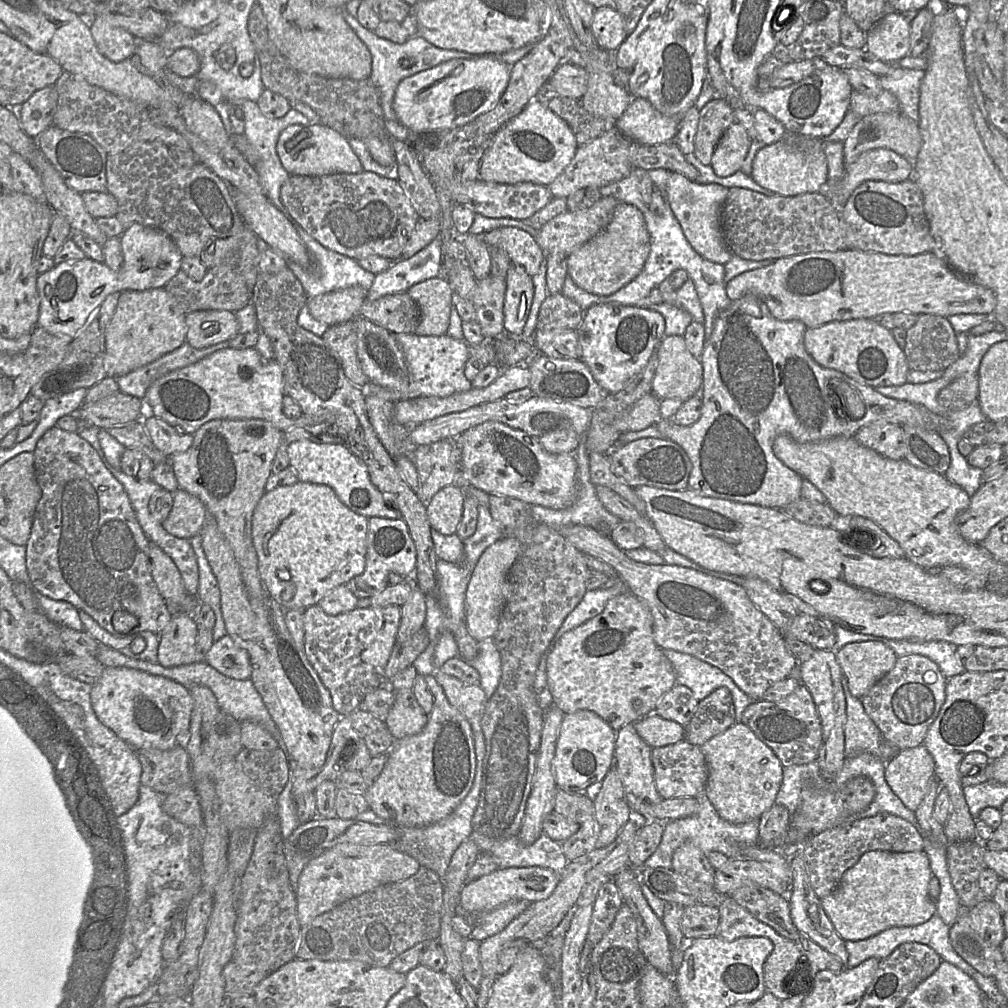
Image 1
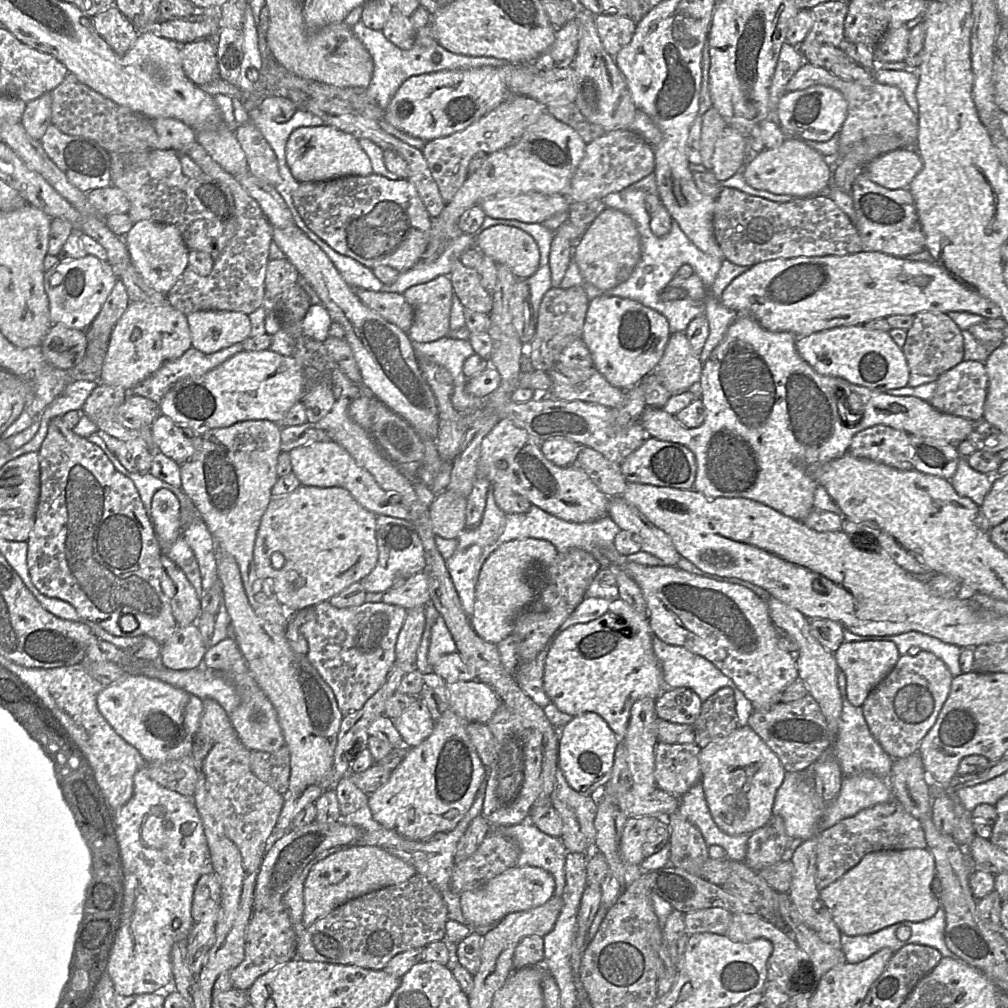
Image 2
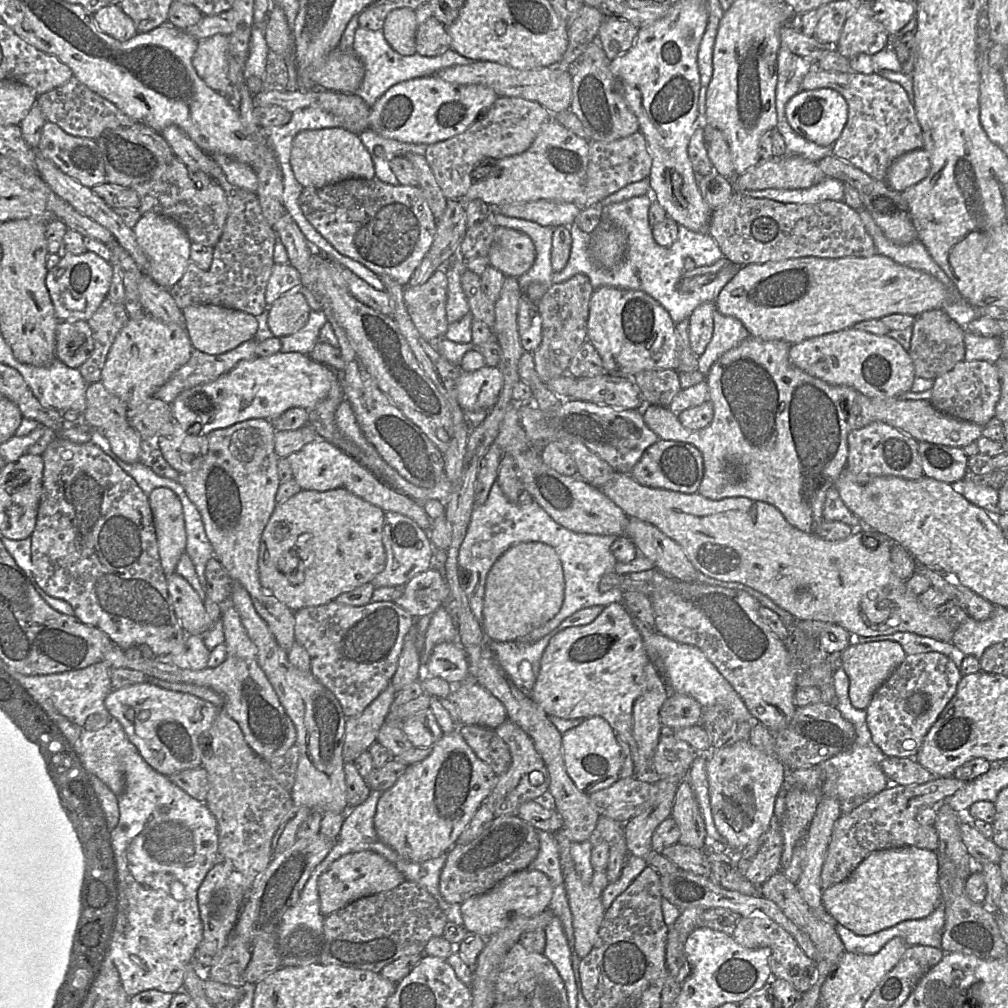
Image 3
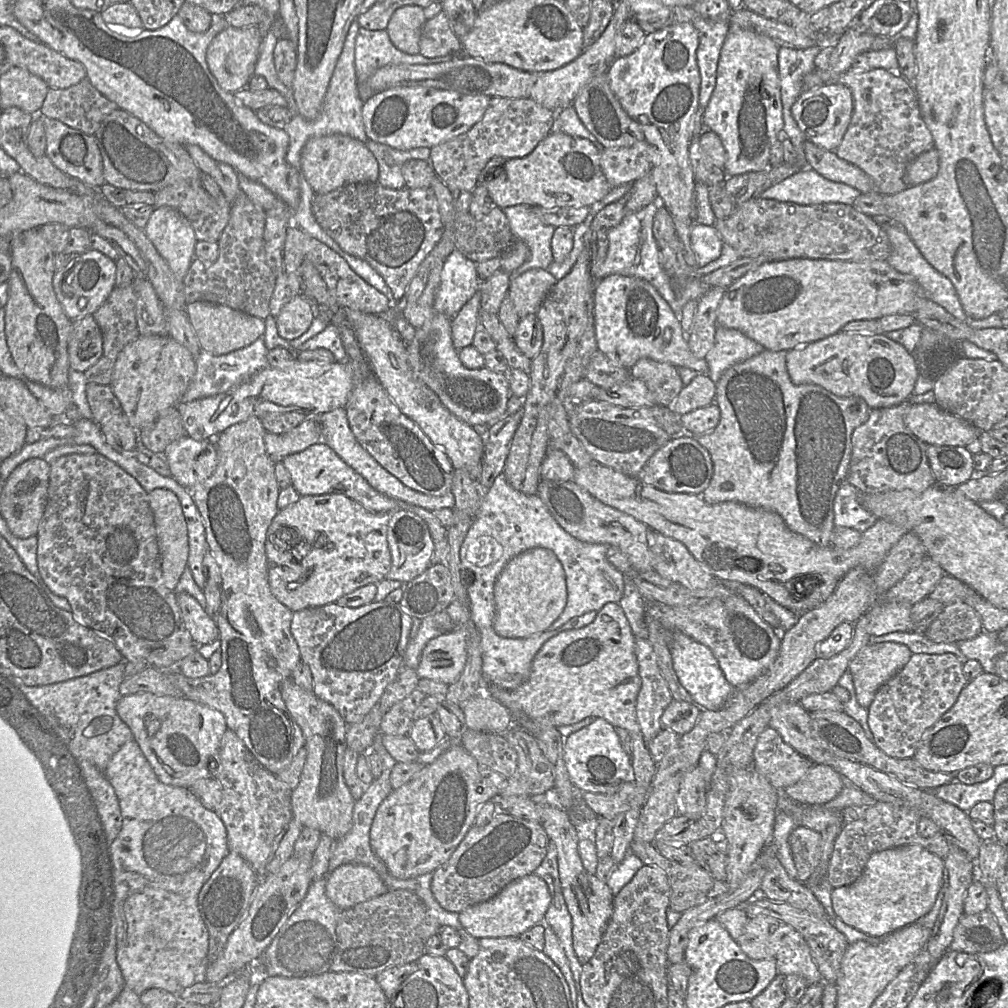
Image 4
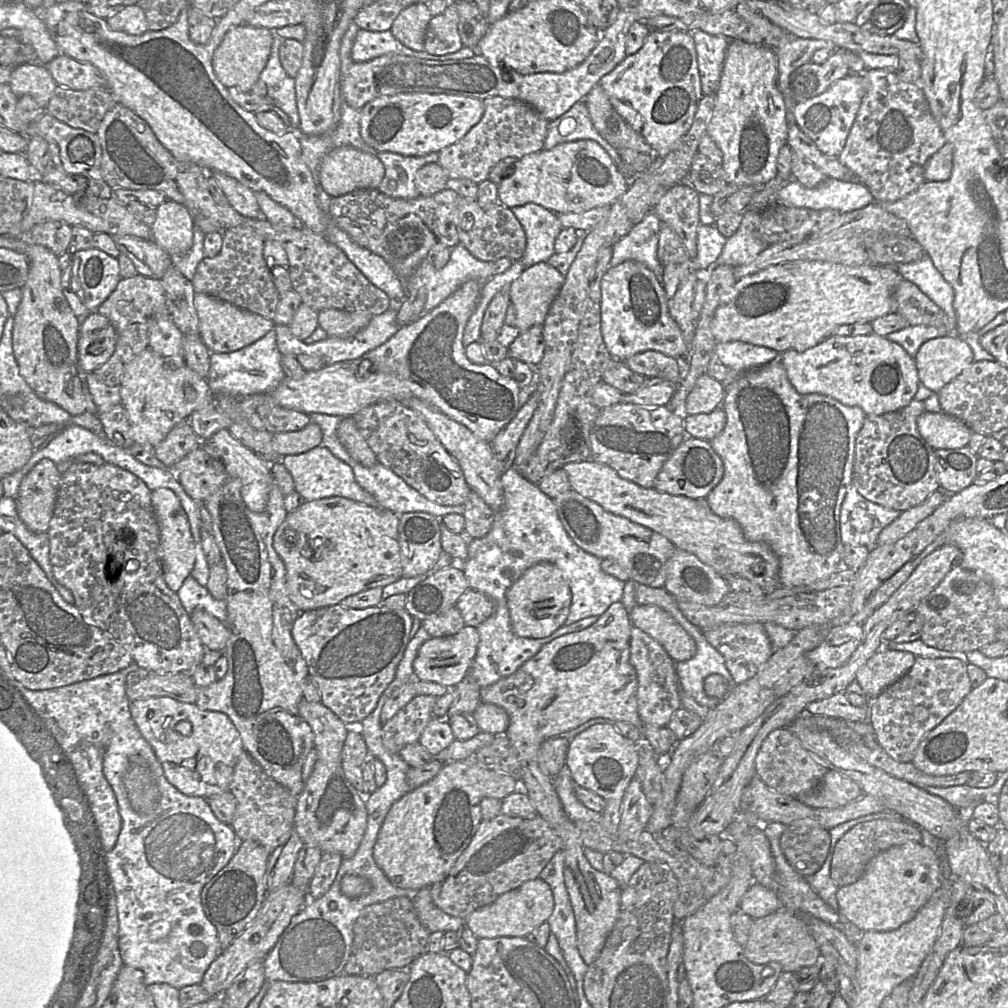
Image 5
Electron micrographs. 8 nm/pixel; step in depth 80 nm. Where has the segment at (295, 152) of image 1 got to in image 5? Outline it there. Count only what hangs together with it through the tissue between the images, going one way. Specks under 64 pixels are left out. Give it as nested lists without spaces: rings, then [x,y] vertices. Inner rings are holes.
[[[351,146],[335,148],[321,162],[317,183],[331,197],[355,190],[376,189],[385,176],[382,162]]]

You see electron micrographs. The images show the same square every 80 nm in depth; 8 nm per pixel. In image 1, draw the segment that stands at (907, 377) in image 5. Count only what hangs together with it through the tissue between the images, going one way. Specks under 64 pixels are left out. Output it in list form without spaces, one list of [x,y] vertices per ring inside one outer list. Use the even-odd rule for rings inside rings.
[[[871,318],[831,321],[804,332],[806,351],[824,368],[839,371],[851,379],[877,388],[898,386],[907,382],[908,363],[902,348],[888,330]]]

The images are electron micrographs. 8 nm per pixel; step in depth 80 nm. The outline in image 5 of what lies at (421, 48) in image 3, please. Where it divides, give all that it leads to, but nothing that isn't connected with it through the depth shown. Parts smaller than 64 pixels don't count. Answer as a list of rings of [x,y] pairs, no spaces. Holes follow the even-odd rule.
[[[450,1],[447,8],[429,21],[425,33],[425,51],[432,55],[457,52],[464,45],[458,32],[459,16],[456,1]]]

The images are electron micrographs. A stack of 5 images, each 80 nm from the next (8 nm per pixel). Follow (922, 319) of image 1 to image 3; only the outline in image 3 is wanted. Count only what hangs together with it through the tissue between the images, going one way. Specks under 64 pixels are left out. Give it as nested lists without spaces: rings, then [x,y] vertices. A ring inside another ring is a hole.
[[[933,309],[914,316],[908,354],[913,361],[915,375],[935,379],[965,360],[964,333],[965,328],[958,325],[943,309]]]

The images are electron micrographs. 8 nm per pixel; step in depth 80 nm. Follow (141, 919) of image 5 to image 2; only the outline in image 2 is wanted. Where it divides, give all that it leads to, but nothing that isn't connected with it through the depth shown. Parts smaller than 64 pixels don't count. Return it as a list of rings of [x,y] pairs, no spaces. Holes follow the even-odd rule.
[[[146,765],[135,773],[133,795],[125,805],[116,809],[115,820],[123,855],[126,891],[123,924],[110,957],[108,974],[119,995],[167,993],[173,988],[171,949],[175,942],[186,940],[190,933],[195,885],[209,867],[203,823],[193,799],[159,785],[149,777]]]

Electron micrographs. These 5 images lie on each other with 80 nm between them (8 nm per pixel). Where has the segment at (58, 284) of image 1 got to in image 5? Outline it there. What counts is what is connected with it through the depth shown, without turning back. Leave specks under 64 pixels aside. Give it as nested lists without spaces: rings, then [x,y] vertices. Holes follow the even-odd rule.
[[[170,200],[159,205],[156,208],[156,213],[156,220],[151,225],[152,241],[171,256],[186,254],[193,245],[194,223],[192,214],[185,206]],[[89,248],[86,250],[78,251],[71,255],[71,260],[68,266],[62,270],[61,286],[62,292],[65,296],[71,310],[76,317],[83,314],[89,314],[97,310],[97,308],[111,295],[120,281],[119,262],[117,258],[113,258],[107,253]]]

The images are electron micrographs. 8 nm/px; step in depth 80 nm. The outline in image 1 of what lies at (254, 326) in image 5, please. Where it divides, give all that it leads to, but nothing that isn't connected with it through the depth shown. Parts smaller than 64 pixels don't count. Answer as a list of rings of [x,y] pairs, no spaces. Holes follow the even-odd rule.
[[[200,310],[186,316],[186,341],[202,349],[230,341],[239,334],[239,323],[234,312],[226,310]]]

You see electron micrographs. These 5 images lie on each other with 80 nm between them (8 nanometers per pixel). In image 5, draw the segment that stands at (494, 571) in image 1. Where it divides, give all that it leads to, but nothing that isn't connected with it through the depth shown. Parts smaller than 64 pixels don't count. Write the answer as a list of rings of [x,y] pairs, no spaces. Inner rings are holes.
[[[543,562],[527,569],[508,589],[506,601],[512,631],[523,638],[542,639],[564,625],[571,606],[571,591],[561,570]]]

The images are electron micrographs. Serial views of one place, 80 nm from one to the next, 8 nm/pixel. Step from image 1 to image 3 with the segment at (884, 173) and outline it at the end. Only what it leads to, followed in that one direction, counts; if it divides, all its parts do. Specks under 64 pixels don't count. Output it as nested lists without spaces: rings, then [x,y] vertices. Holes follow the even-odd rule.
[[[924,149],[907,152],[890,165],[886,183],[893,190],[902,192],[922,181],[928,175],[930,167],[930,158]]]

